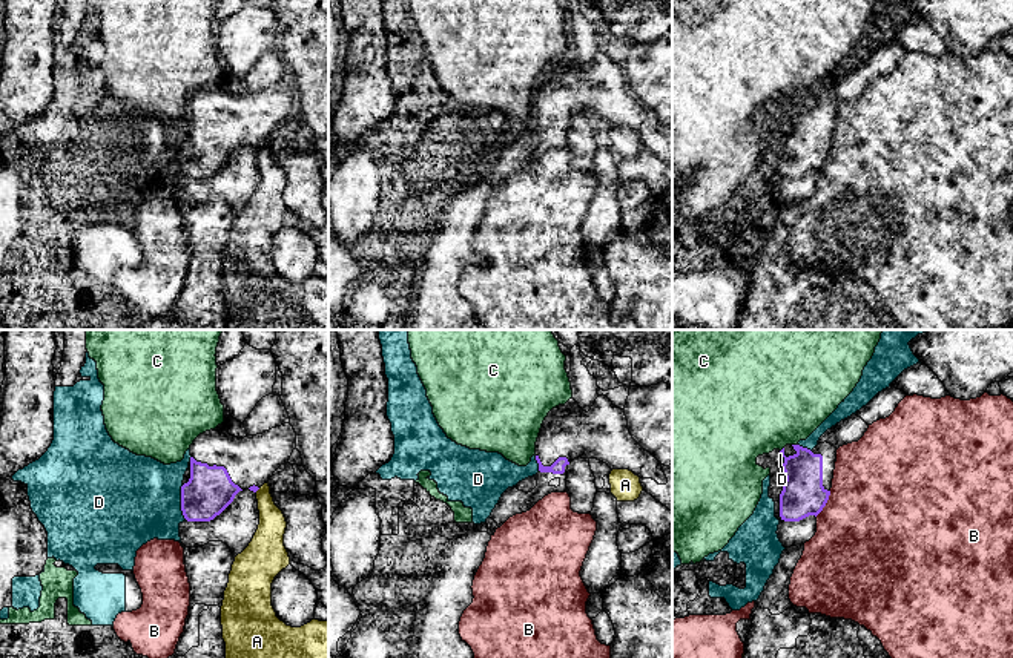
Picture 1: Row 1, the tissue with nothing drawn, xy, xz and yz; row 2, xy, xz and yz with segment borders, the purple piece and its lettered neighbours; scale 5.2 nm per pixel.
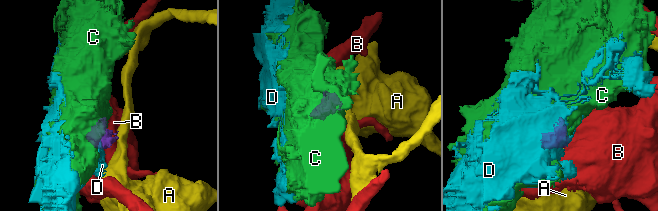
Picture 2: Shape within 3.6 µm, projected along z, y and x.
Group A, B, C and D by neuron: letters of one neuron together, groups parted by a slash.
A / B / C D

